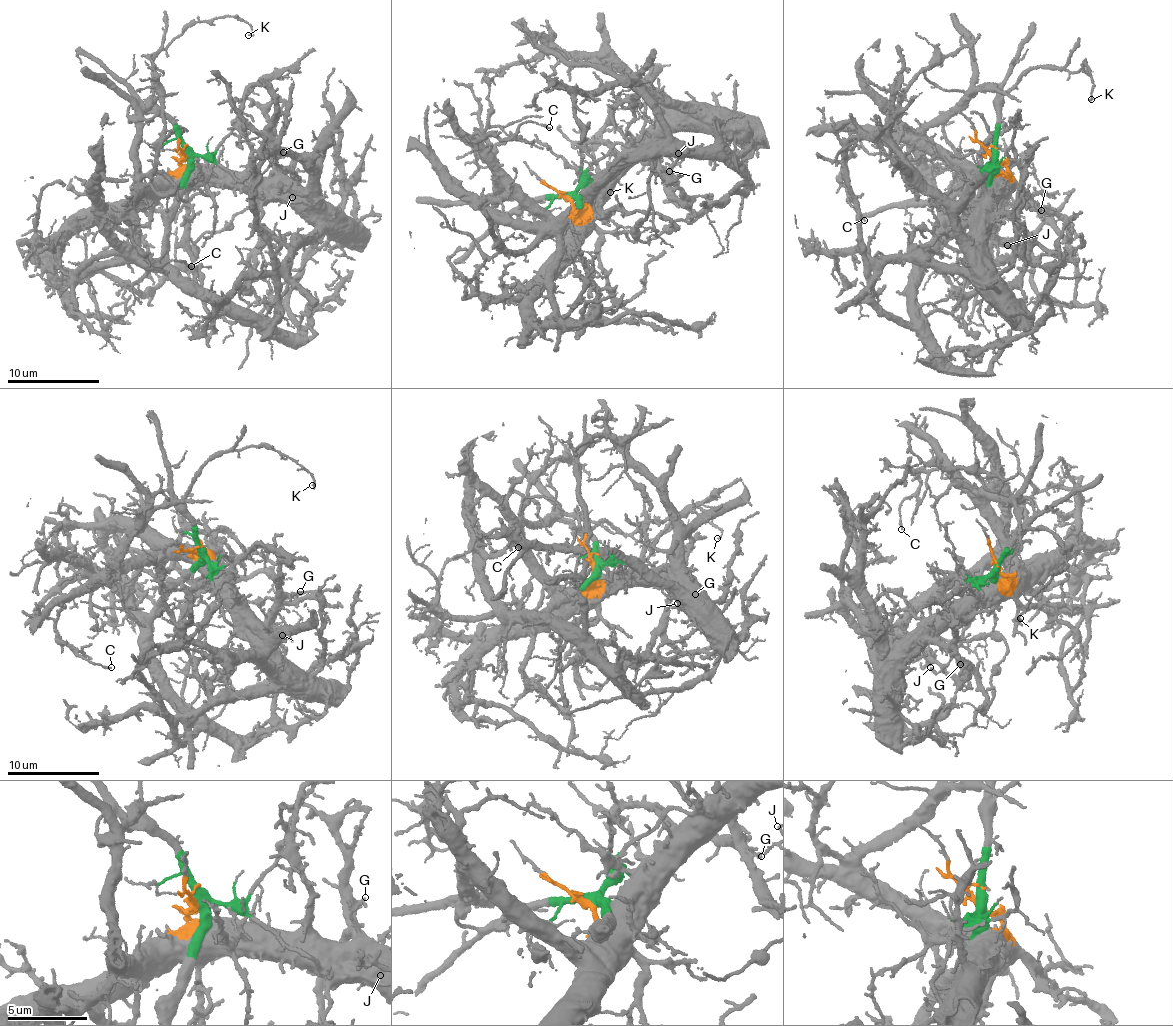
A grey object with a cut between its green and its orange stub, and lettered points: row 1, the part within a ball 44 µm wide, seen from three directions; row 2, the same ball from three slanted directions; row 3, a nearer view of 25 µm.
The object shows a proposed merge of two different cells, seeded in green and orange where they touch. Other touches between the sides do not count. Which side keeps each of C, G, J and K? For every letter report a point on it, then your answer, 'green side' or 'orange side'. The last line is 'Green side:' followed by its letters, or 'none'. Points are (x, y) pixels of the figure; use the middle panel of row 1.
C: place (549, 127); orange side
G: place (669, 171); orange side
J: place (678, 153); orange side
K: place (610, 192); green side
Green side: K

